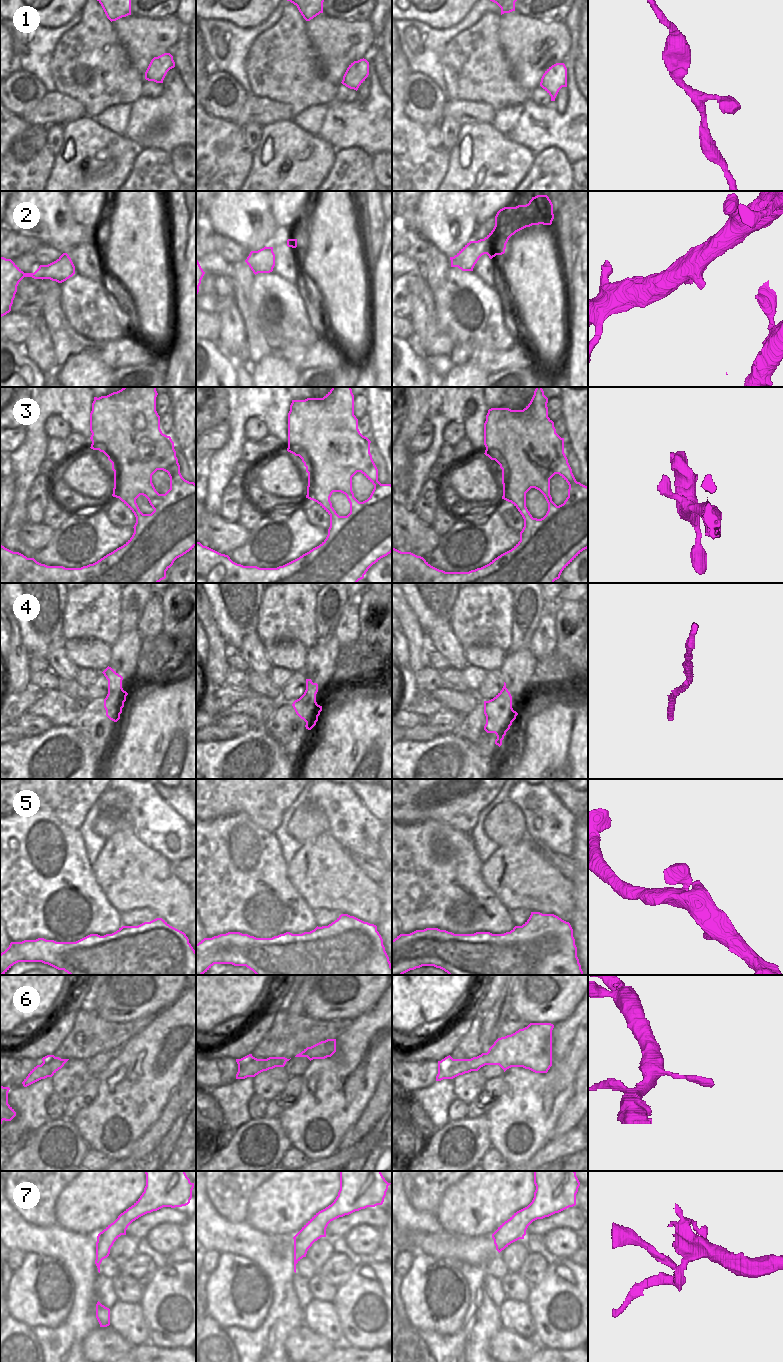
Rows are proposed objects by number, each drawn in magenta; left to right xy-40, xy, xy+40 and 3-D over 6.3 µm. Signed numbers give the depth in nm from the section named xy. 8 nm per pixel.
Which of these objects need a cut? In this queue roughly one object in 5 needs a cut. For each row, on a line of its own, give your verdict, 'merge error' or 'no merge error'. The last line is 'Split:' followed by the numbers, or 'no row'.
1: no merge error
2: no merge error
3: no merge error
4: no merge error
5: no merge error
6: no merge error
7: merge error
Split: 7

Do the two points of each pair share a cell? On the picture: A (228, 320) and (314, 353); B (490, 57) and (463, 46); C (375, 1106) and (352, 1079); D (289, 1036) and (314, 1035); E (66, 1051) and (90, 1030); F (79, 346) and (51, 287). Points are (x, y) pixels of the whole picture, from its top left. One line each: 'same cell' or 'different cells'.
A: different cells
B: same cell
C: different cells
D: same cell
E: same cell
F: same cell

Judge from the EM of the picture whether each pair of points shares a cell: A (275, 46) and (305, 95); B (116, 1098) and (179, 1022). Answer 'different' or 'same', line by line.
A: same
B: same

